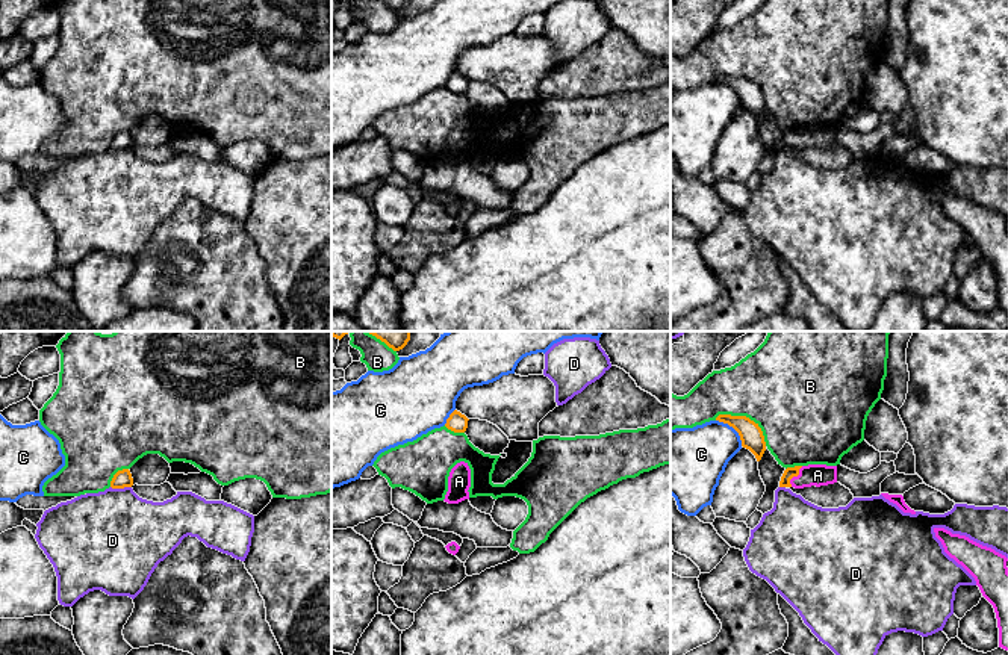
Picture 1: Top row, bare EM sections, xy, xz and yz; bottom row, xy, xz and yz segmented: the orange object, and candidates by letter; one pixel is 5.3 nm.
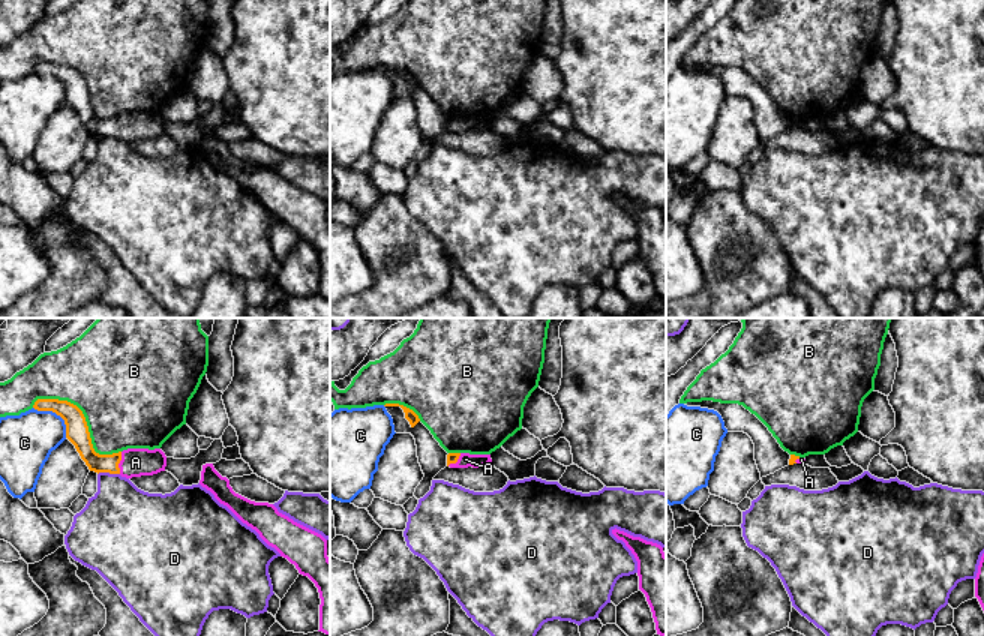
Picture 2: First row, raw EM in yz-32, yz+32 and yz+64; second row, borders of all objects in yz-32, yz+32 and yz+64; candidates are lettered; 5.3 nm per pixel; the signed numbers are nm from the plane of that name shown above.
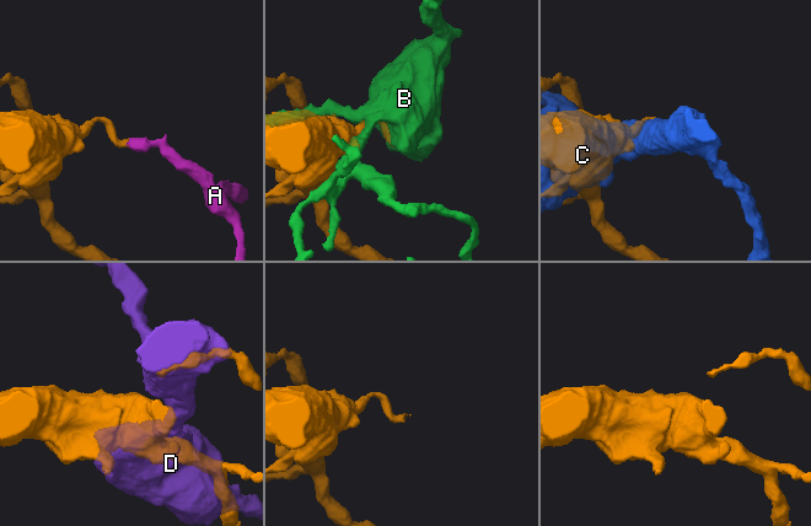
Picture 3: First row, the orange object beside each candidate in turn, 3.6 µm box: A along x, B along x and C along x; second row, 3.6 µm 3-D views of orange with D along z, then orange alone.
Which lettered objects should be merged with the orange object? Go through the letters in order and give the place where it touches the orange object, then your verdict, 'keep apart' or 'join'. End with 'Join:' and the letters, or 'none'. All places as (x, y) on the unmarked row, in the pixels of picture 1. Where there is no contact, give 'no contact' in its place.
A: yz (795, 136) | join
B: yz (745, 77) | keep apart
C: yz (733, 88) | keep apart
D: xy (121, 149) | keep apart
Join: A

